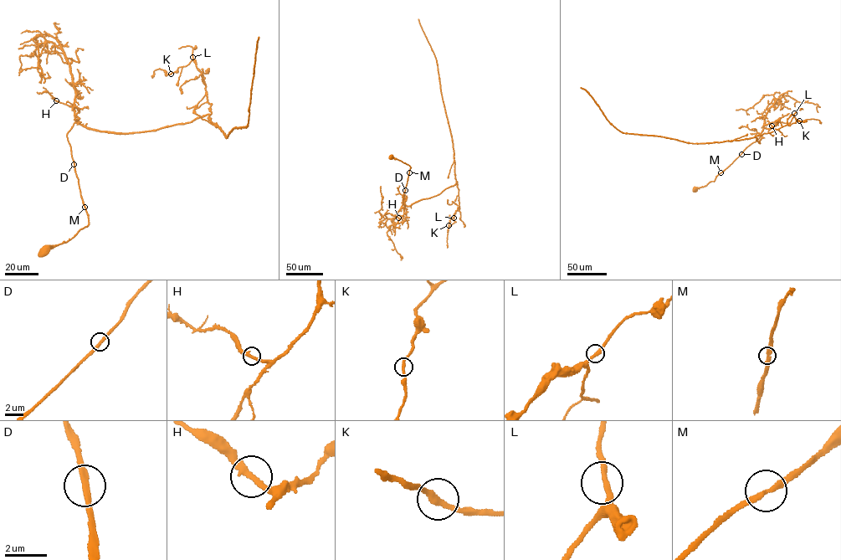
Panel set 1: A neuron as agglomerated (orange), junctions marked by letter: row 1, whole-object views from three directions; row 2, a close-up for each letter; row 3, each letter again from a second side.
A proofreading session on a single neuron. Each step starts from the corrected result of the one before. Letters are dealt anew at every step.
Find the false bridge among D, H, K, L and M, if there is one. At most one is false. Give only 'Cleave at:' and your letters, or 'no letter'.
Cleave at: no letter

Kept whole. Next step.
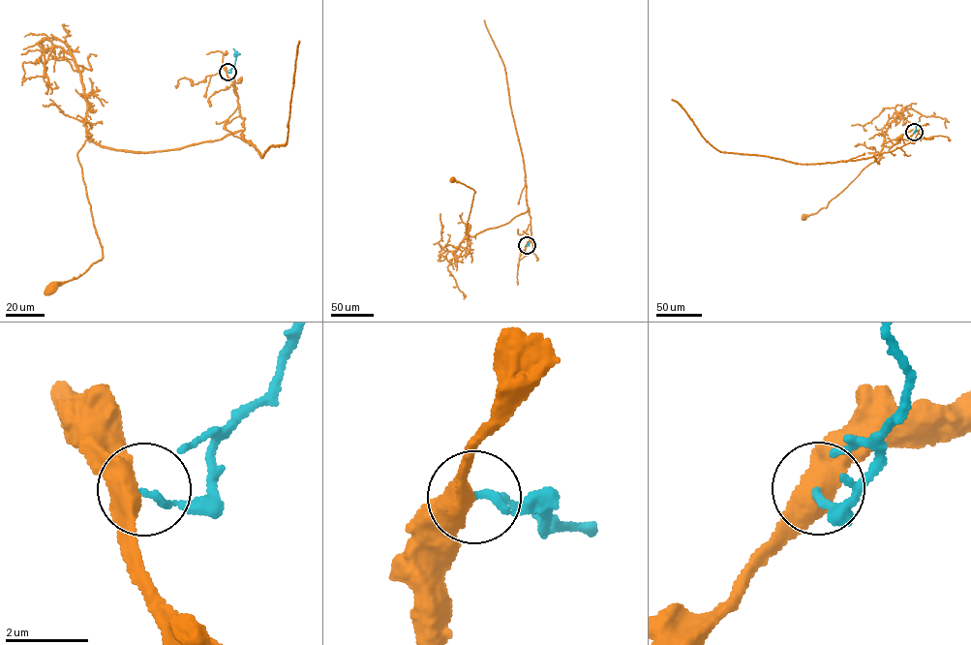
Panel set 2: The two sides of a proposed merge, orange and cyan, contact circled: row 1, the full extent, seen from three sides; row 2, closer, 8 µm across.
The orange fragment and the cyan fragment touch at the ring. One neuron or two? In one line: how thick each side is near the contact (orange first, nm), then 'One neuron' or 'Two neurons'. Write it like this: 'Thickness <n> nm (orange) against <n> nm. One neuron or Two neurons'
Thickness 550 nm (orange) against 170 nm. Two neurons

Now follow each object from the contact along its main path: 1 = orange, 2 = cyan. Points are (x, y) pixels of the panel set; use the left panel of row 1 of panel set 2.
1: (227, 72), (244, 130), (164, 151), (110, 149), (87, 139), (76, 154), (103, 257), (76, 278), (49, 288)
2: (227, 72), (234, 64), (233, 48)

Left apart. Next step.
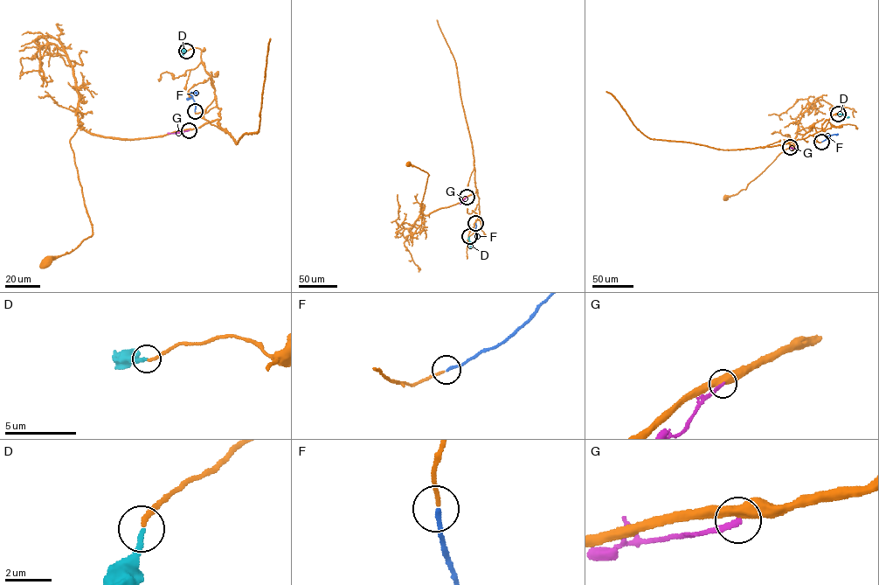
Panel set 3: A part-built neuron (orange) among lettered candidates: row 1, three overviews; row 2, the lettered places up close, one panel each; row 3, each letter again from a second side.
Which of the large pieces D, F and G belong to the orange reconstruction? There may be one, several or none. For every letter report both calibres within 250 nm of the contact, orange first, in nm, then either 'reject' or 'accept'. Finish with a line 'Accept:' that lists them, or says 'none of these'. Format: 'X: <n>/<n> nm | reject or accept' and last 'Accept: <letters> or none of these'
D: 220/200 nm | accept
F: 160/180 nm | accept
G: 480/200 nm | reject
Accept: D, F

